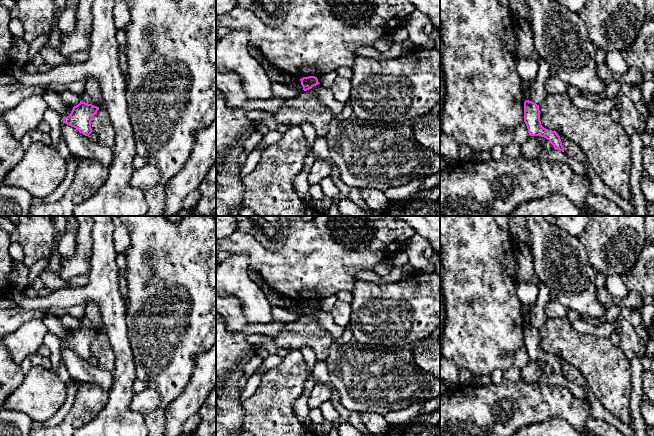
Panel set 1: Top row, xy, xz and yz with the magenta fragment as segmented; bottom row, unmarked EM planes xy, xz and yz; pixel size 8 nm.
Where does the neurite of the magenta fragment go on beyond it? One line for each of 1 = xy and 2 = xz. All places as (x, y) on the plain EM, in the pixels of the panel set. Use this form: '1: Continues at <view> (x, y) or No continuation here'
1: No continuation here
2: No continuation here

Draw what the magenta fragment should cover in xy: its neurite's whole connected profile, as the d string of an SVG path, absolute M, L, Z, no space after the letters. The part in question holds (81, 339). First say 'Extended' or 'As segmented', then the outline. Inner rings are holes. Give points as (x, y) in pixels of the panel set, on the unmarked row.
As segmented. M80 325L73 331L69 340L63 341L63 346L76 352L83 359L89 360L92 357L92 342L98 334L99 331Z

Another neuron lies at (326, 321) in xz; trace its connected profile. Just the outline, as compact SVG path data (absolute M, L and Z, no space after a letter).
M318 308L307 315L316 318L321 328L328 331L334 339L338 339L343 335L345 327L337 325L329 312Z

